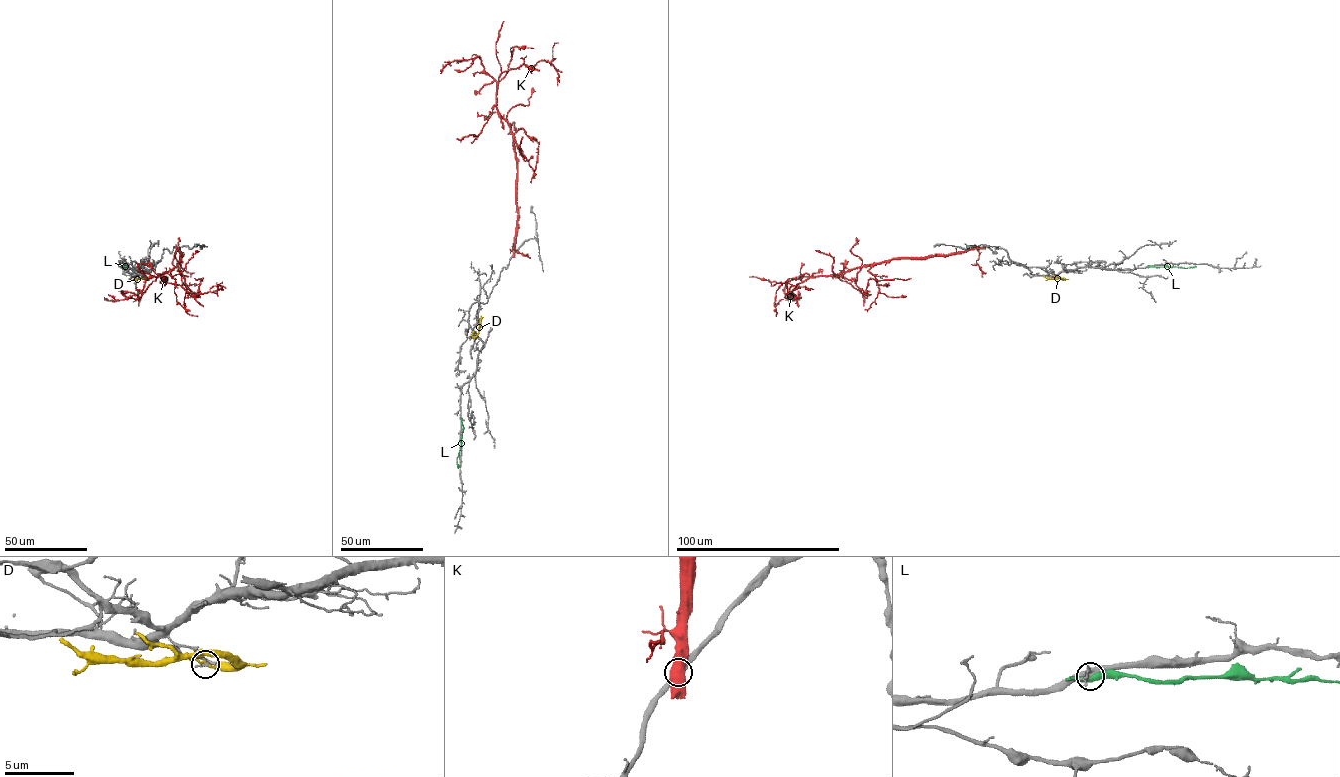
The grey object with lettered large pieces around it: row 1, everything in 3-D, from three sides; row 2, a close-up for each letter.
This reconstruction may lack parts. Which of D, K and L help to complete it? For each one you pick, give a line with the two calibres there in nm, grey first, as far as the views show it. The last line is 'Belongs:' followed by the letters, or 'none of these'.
Belongs: none of these

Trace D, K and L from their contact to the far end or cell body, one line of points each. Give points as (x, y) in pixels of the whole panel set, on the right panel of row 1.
D: (1061, 279), (1044, 276)
K: (982, 247), (893, 258), (834, 275), (809, 276), (796, 285), (794, 294), (785, 283), (770, 281)
L: (1149, 266), (1196, 267)

